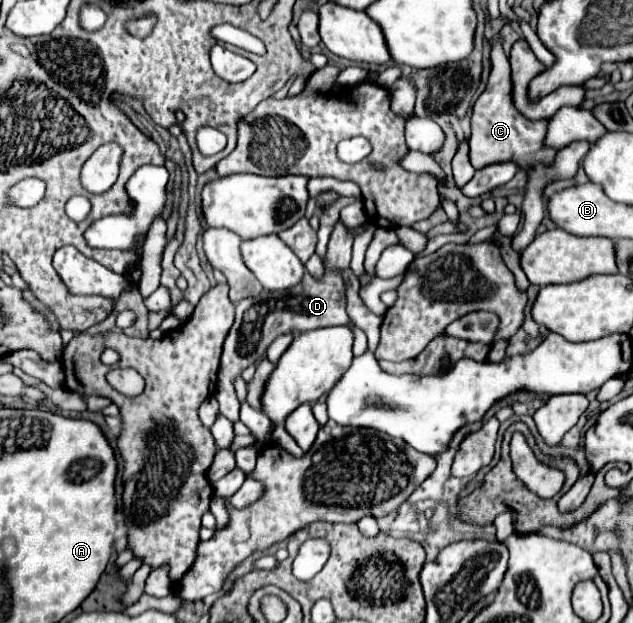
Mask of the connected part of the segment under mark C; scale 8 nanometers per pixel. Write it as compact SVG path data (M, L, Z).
M498 39L492 45L490 53L492 73L484 93L478 97L472 109L472 135L470 135L470 161L474 169L482 169L482 165L492 165L498 161L516 161L522 169L530 163L544 161L550 163L556 155L554 149L544 149L544 129L548 121L528 121L522 117L512 105L512 79L510 79L510 63L502 51L502 41Z

